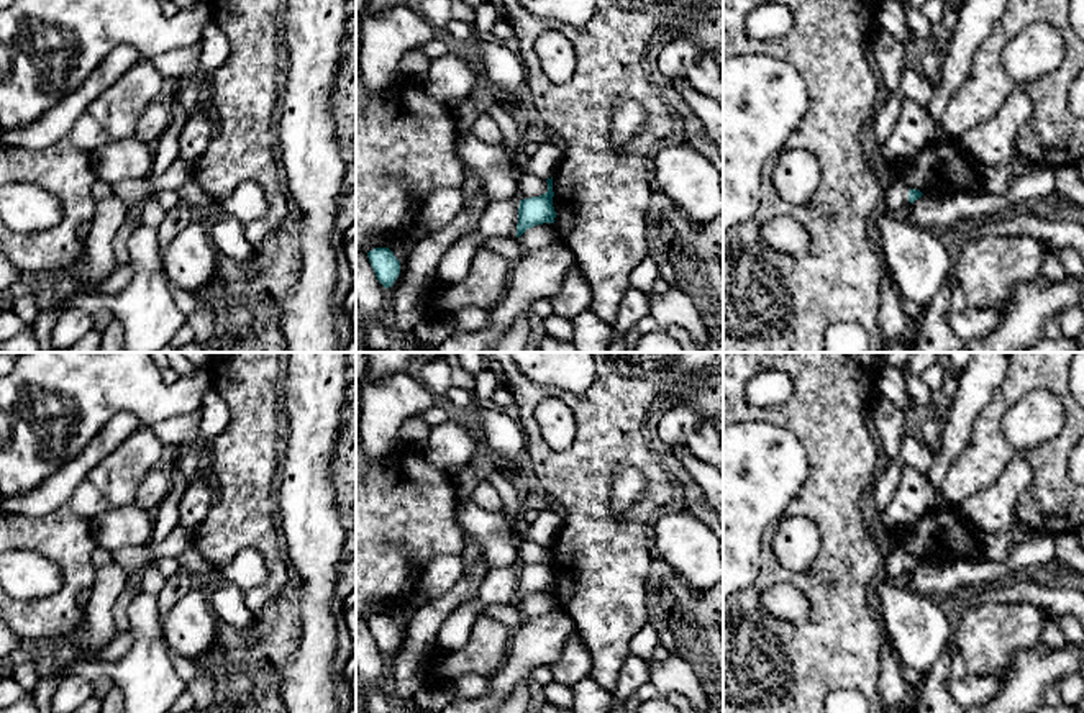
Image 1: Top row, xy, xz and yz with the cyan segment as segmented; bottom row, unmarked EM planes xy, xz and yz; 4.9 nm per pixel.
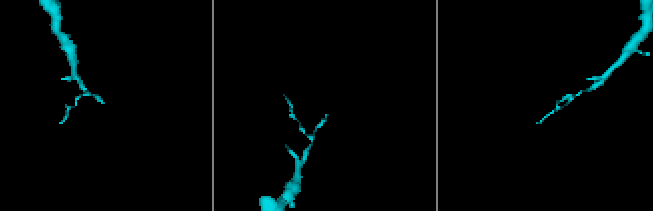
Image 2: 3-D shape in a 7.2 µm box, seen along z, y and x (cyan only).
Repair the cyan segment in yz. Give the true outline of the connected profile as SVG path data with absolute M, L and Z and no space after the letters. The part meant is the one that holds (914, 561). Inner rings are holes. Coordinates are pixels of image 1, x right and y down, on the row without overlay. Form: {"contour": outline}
{"contour": "M895 547L886 557L884 574L894 579L897 584L923 561L920 557L910 556L905 551Z"}

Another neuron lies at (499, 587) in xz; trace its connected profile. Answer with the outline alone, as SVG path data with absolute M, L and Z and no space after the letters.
M520 567L489 569L477 590L479 600L487 605L517 603Z

